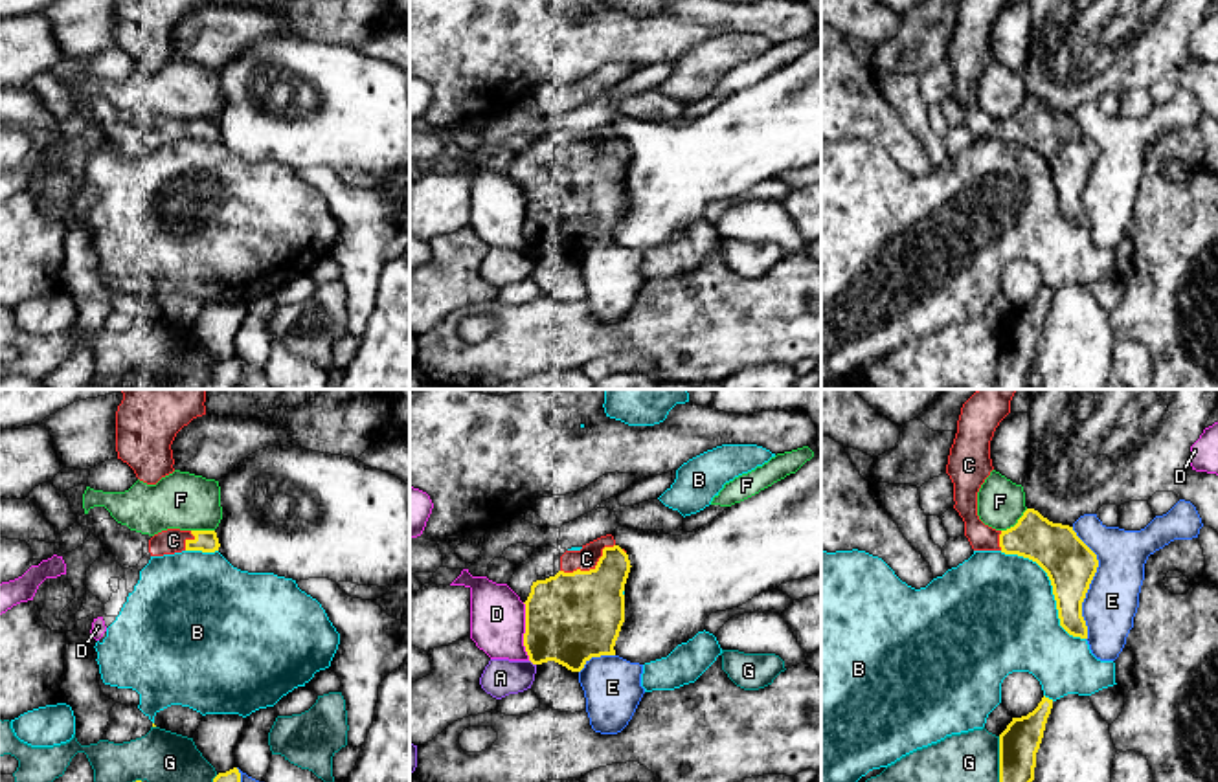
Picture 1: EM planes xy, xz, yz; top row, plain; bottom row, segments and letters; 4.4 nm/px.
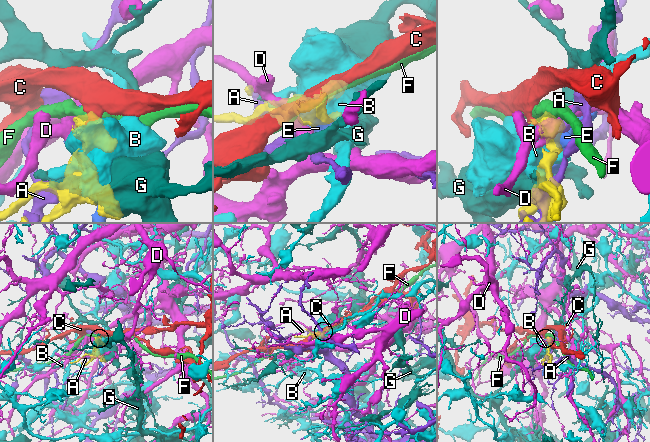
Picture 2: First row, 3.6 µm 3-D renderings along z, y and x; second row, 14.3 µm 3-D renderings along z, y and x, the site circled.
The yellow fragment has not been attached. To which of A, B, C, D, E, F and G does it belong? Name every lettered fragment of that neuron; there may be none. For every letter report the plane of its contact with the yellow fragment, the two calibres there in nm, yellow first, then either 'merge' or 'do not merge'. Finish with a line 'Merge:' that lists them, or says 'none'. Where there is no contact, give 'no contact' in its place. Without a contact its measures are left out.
A: contact in xz; calibres 380 and 160 nm; do not merge
B: contact in yz; calibres 220 and 480 nm; do not merge
C: contact in xz; calibres 400 and 100 nm; merge
D: contact in xz; calibres 400 and 240 nm; do not merge
E: contact in yz; calibres 220 and 240 nm; do not merge
F: contact in yz; calibres 220 and 200 nm; do not merge
G: contact in yz; calibres 180 and 220 nm; do not merge
Merge: C

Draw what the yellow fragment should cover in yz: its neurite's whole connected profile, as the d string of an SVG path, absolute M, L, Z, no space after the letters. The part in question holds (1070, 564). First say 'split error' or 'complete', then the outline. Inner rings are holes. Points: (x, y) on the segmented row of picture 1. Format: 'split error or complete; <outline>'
split error; M977 389L961 408L946 474L953 483L953 508L964 521L974 551L1001 551L1036 562L1049 576L1060 626L1073 637L1088 639L1082 602L1097 573L1097 554L1073 527L1053 523L1027 508L1007 531L985 525L977 516L977 492L994 470L990 441L1010 413L1016 389Z

